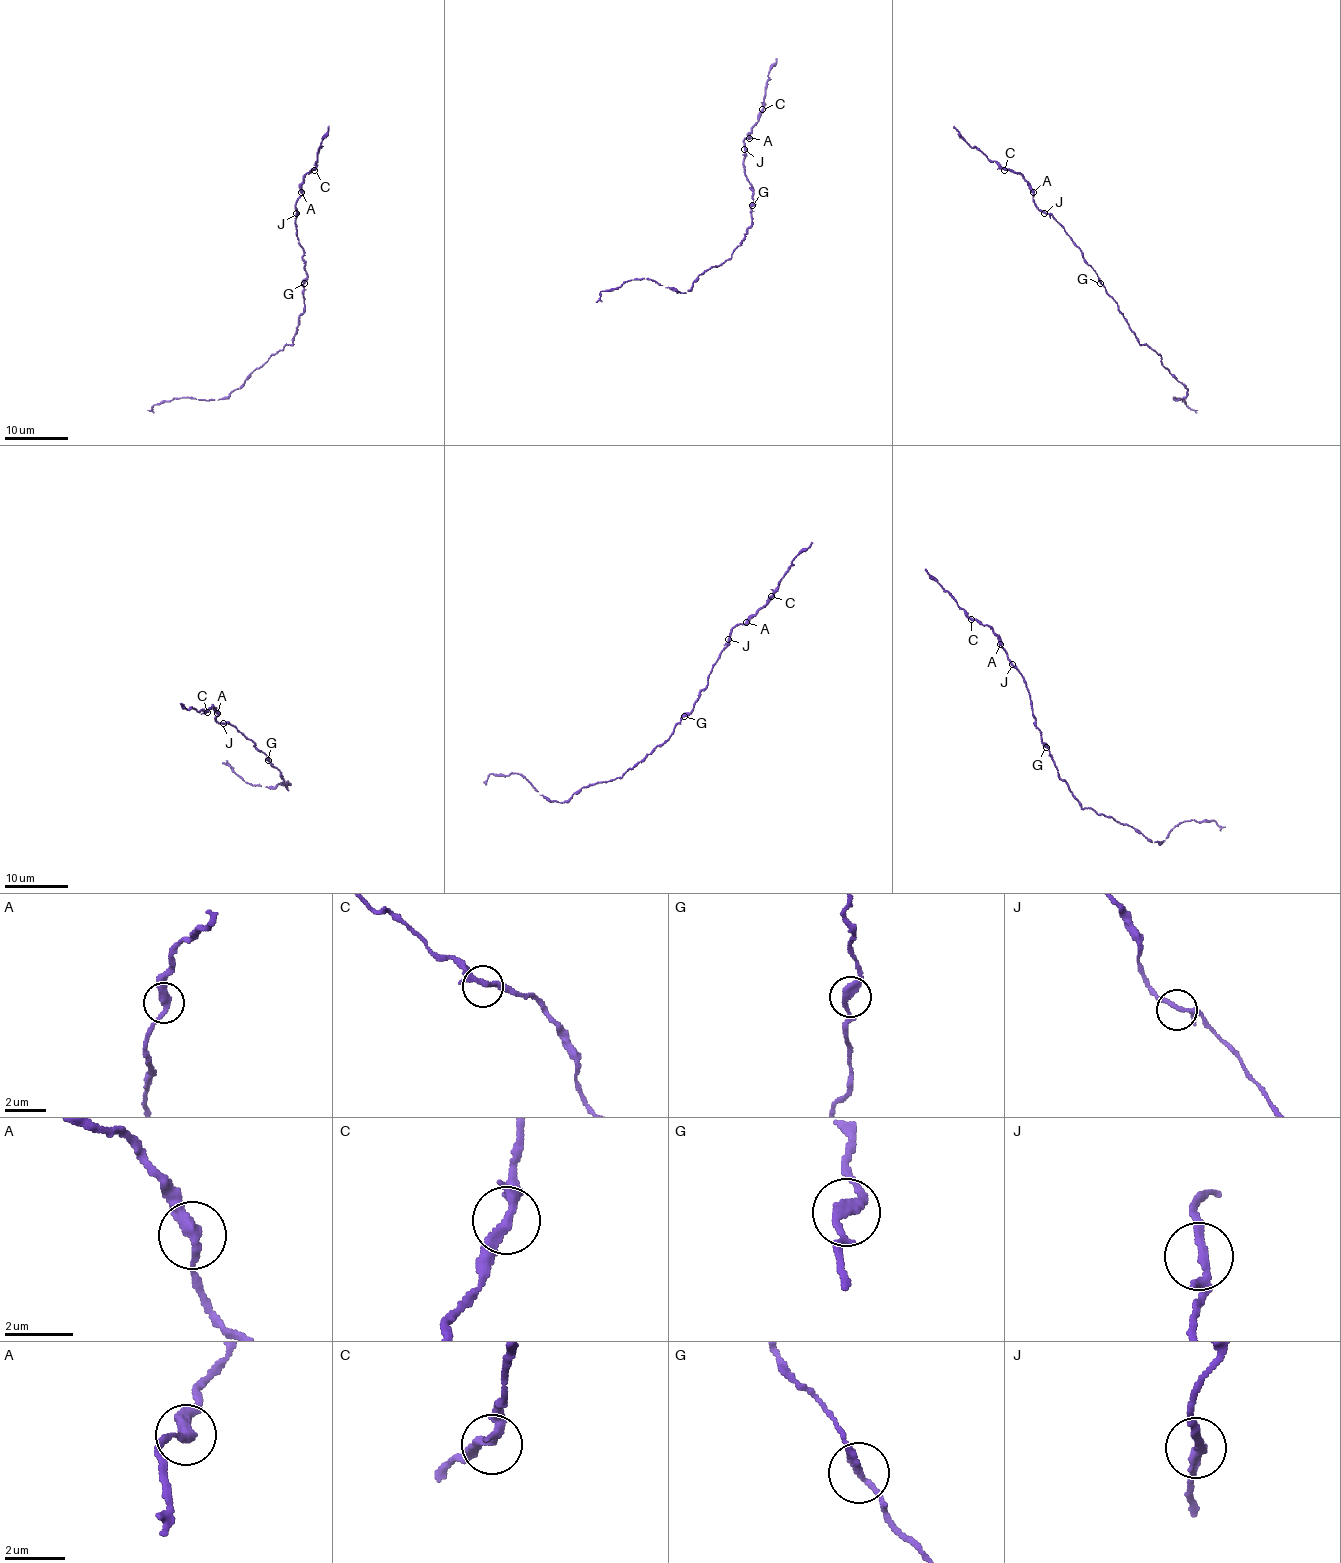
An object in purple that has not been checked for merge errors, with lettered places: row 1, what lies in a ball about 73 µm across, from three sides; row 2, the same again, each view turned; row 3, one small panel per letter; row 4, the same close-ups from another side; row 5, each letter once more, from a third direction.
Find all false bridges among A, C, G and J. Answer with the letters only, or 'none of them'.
none of them

